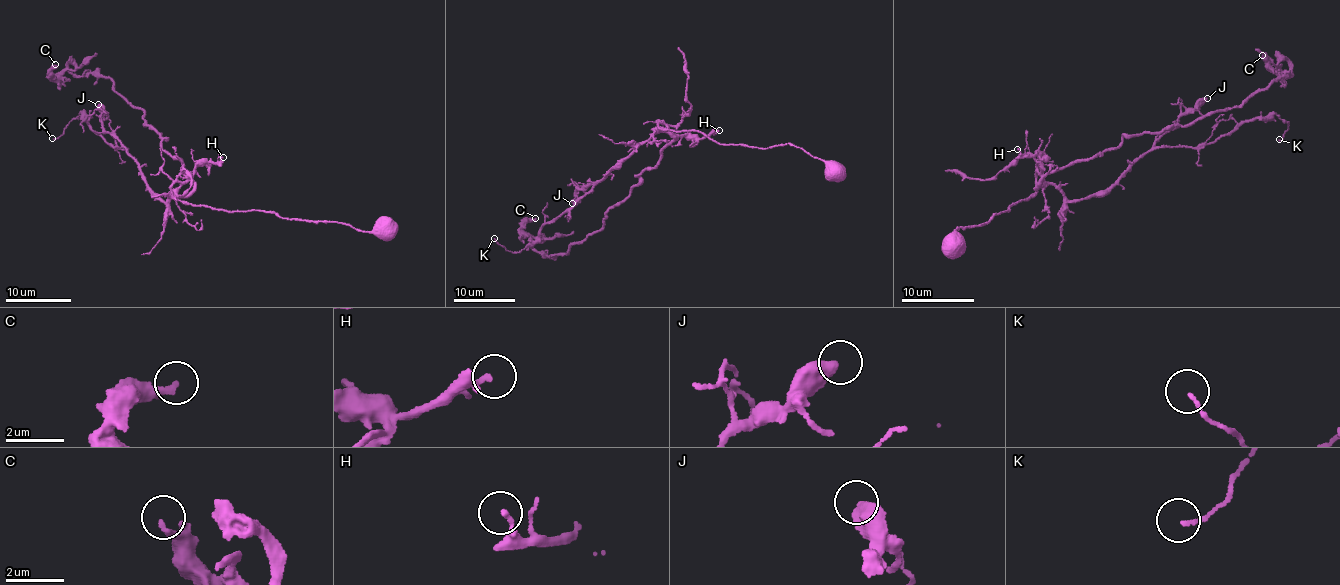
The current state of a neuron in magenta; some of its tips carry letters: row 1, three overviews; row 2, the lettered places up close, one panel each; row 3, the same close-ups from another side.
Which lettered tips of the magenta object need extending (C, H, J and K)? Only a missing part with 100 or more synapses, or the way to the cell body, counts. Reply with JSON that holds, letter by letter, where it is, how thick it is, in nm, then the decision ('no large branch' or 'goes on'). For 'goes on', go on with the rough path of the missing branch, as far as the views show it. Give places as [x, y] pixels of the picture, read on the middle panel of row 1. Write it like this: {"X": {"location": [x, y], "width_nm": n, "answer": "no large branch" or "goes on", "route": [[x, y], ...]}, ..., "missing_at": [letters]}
{"C": {"location": [535, 218], "width_nm": 200, "answer": "no large branch"}, "H": {"location": [719, 130], "width_nm": 190, "answer": "no large branch"}, "J": {"location": [572, 203], "width_nm": 480, "answer": "no large branch"}, "K": {"location": [494, 238], "width_nm": 110, "answer": "no large branch"}, "missing_at": []}

